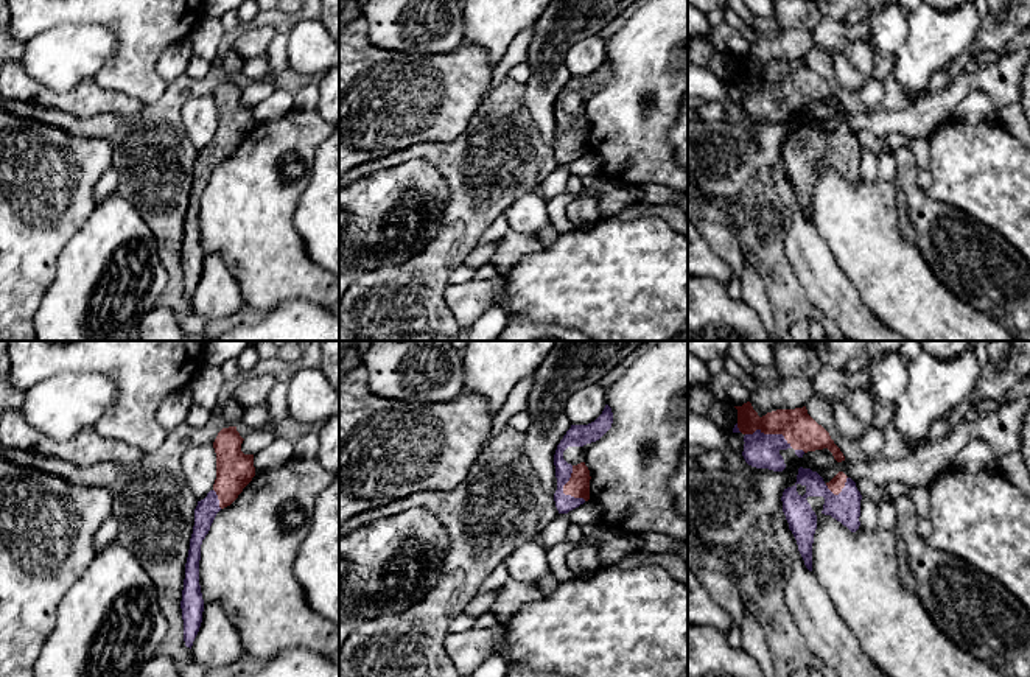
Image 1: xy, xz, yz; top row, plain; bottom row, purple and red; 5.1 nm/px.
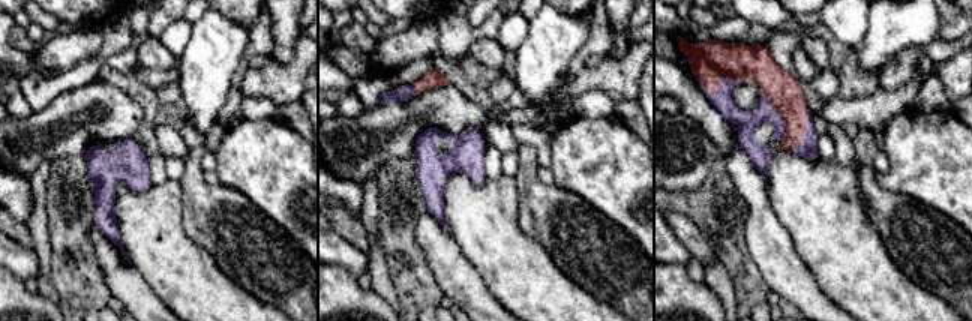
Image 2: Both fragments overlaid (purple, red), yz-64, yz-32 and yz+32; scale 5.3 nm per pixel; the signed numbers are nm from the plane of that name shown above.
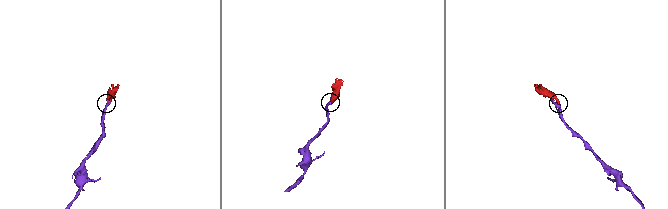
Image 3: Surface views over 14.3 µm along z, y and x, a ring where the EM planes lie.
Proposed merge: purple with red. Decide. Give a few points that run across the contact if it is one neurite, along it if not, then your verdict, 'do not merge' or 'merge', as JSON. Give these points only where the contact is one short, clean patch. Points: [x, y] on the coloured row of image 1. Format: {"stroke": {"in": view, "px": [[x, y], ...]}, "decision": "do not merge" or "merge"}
{"decision": "merge"}

